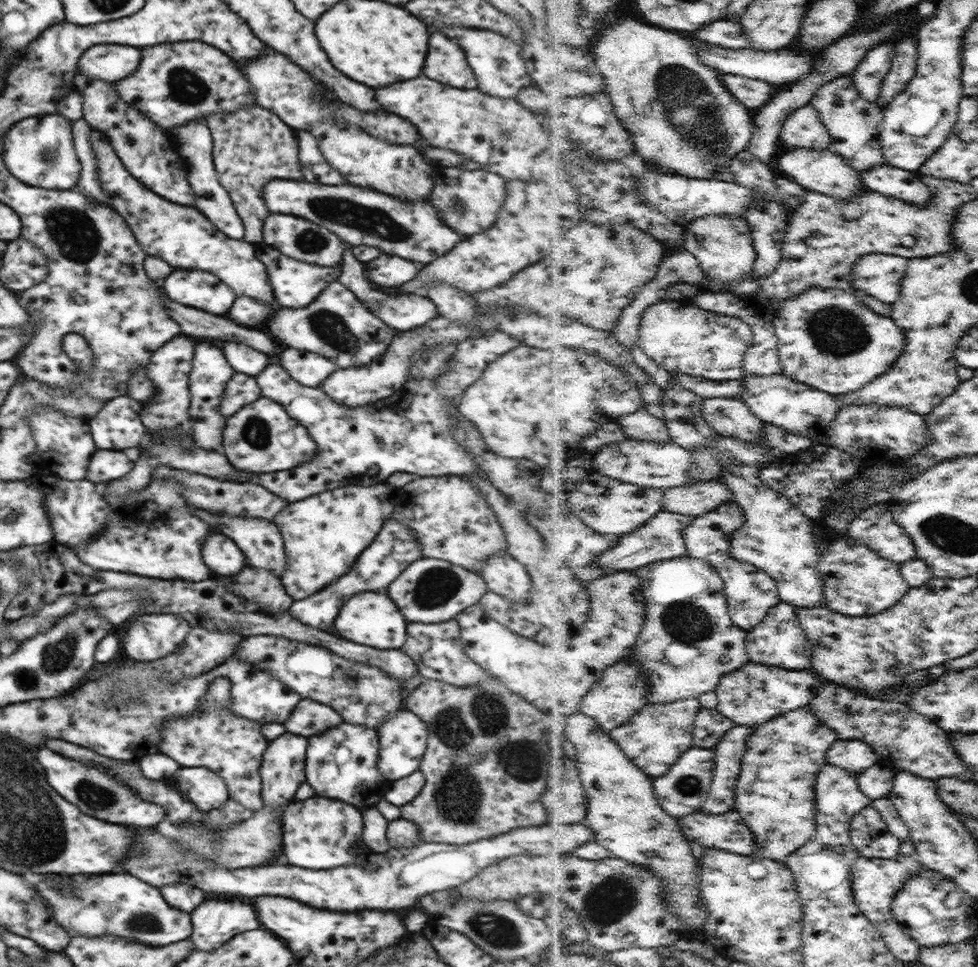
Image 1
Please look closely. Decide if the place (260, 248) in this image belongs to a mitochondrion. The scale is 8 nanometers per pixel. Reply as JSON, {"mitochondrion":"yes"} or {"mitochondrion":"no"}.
{"mitochondrion":"no"}

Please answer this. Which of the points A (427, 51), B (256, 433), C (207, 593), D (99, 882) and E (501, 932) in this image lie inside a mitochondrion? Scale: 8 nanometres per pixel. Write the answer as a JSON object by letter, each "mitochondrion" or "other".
{"A":"other","B":"mitochondrion","C":"other","D":"other","E":"mitochondrion"}

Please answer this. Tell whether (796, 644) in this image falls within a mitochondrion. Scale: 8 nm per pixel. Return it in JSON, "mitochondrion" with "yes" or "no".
{"mitochondrion":"yes"}

